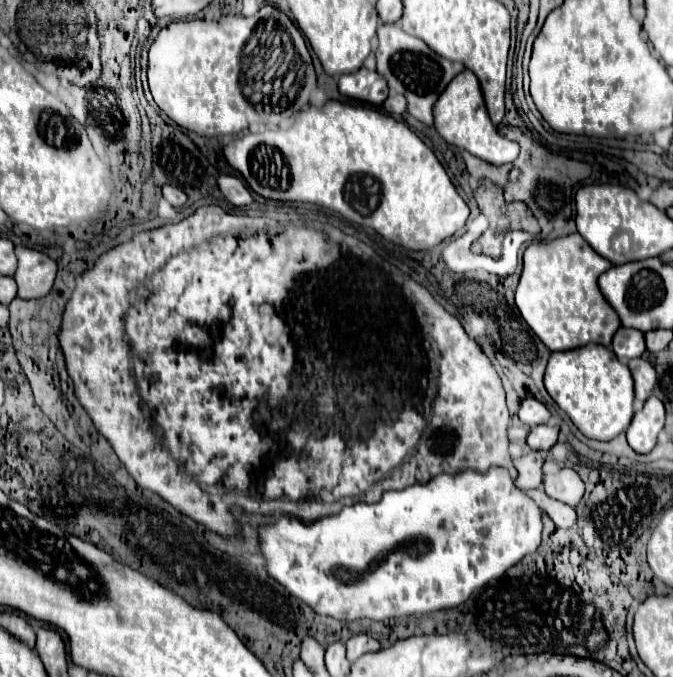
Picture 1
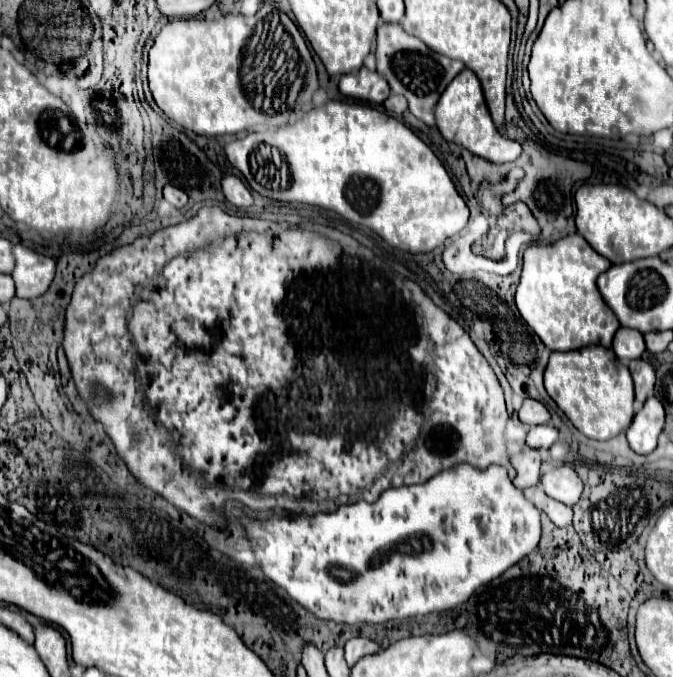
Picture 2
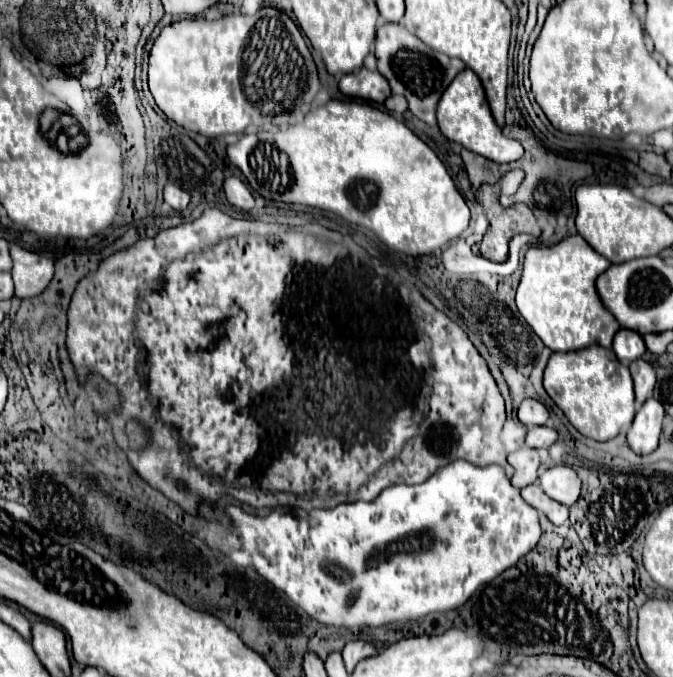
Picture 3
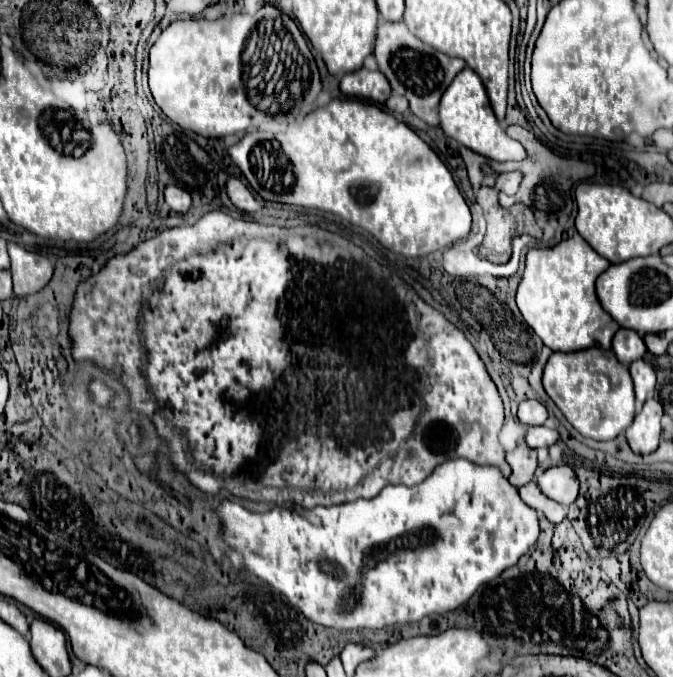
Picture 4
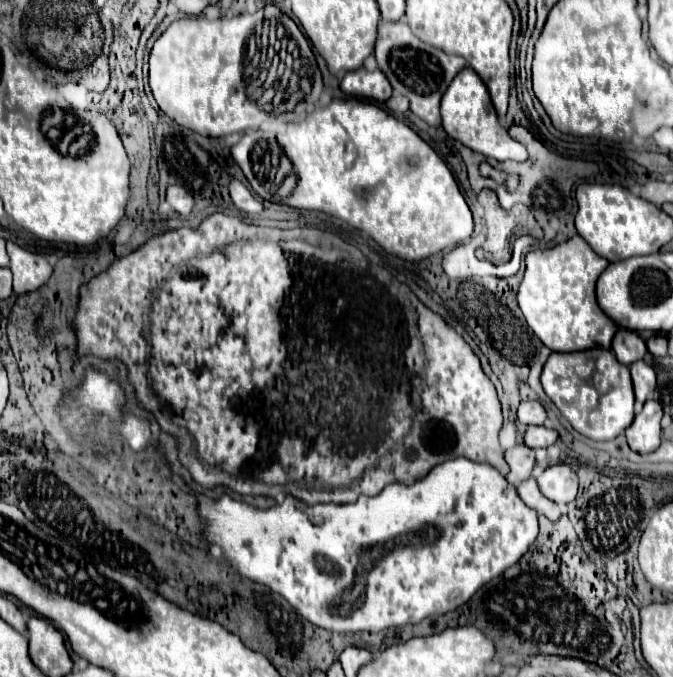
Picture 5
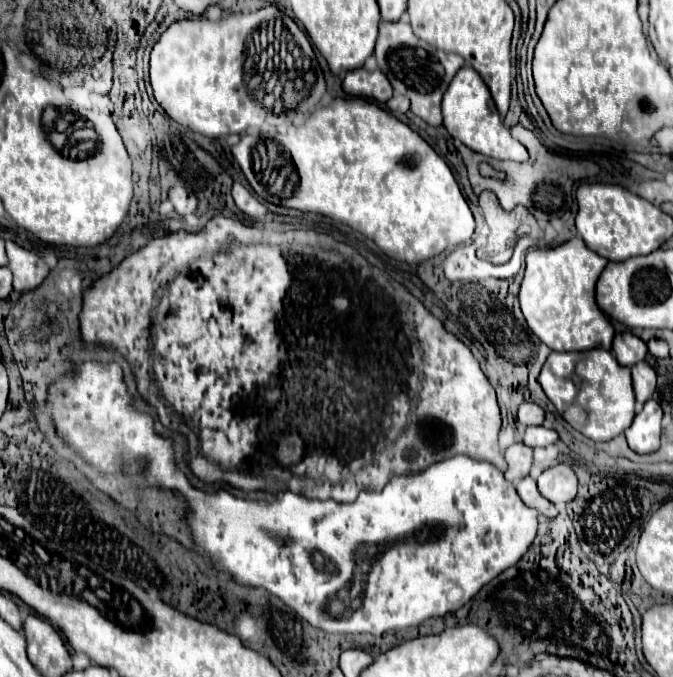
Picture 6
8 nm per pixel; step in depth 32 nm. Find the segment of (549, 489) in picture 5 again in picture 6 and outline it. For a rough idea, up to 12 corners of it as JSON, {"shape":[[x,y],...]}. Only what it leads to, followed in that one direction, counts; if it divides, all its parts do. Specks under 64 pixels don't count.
{"shape":[[566,464],[538,476],[540,494],[554,504],[574,500],[576,474]]}

